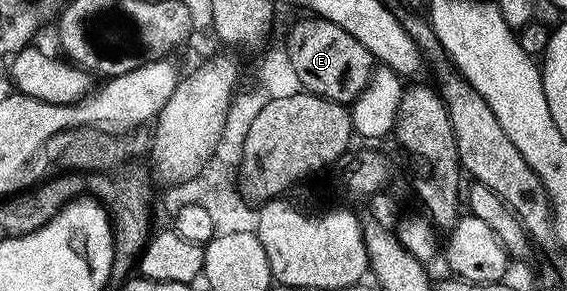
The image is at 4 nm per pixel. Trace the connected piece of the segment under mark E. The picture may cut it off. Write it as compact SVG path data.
M308 18L299 20L283 42L283 48L291 57L292 67L299 73L302 88L331 102L352 104L373 76L375 60L372 53L355 41L347 29L326 19Z

